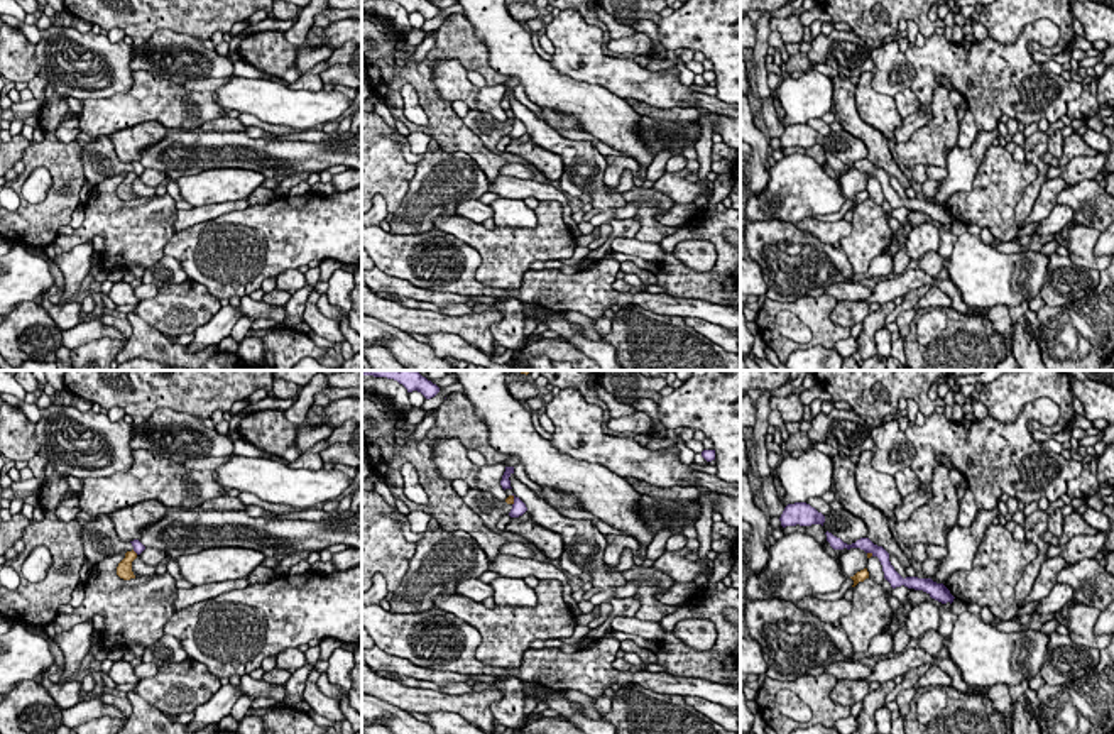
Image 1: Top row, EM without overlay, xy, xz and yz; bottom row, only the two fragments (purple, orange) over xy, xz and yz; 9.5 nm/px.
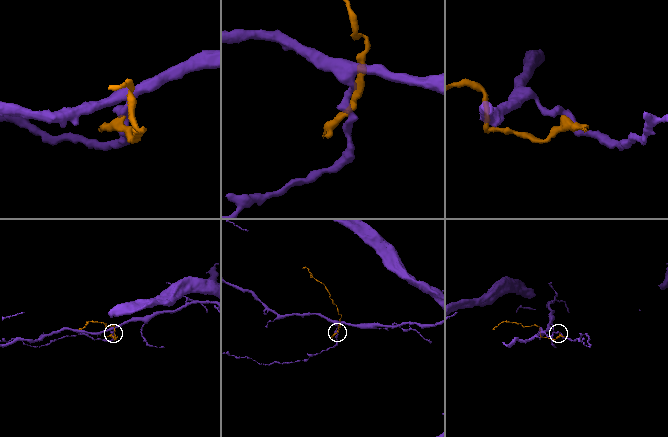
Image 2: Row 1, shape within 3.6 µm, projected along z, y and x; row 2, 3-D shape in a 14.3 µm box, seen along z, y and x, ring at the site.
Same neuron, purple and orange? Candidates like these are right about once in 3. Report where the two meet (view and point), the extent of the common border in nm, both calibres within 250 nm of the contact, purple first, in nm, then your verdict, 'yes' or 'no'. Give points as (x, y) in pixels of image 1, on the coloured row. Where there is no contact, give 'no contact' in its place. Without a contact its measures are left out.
xz (514, 499) | 110 nm | 130/70 nm | no

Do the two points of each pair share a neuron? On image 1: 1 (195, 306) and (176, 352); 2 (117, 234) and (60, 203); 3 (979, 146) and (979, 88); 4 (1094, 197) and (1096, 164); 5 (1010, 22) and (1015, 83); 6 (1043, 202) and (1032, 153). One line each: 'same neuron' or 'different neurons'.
1: different neurons
2: different neurons
3: different neurons
4: different neurons
5: different neurons
6: different neurons

